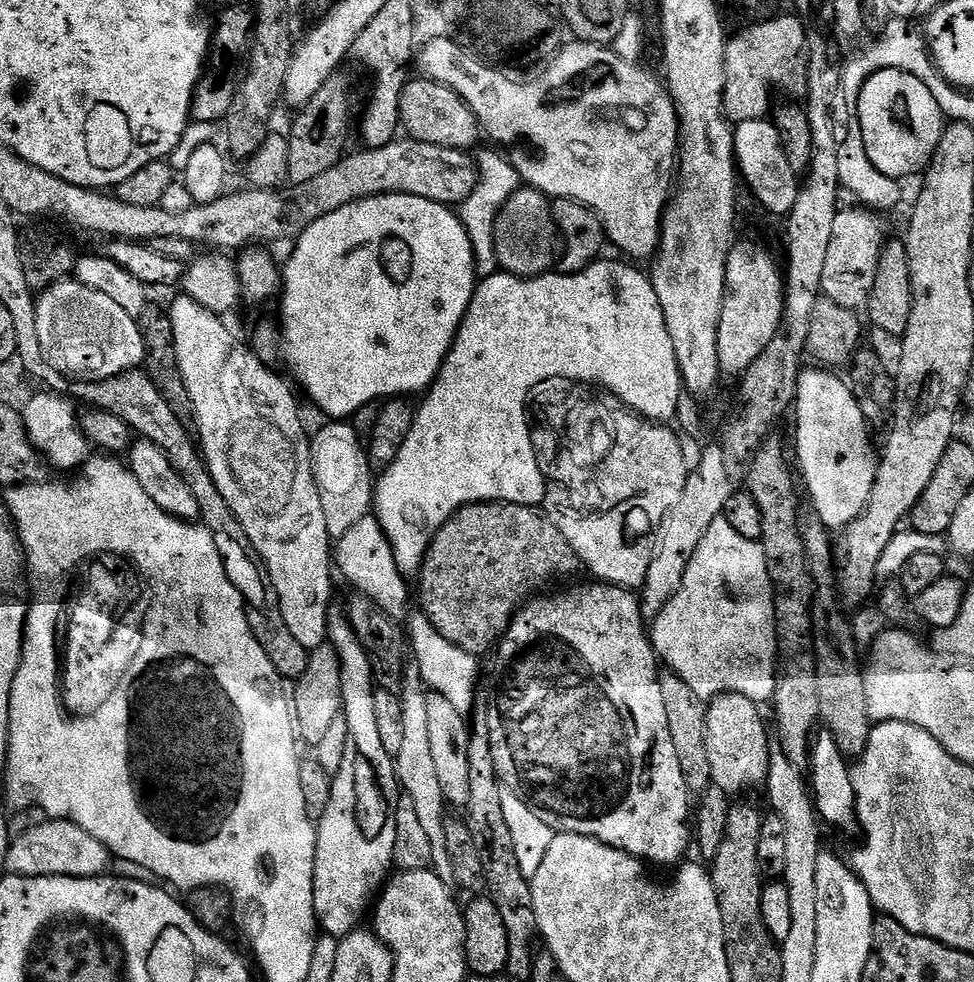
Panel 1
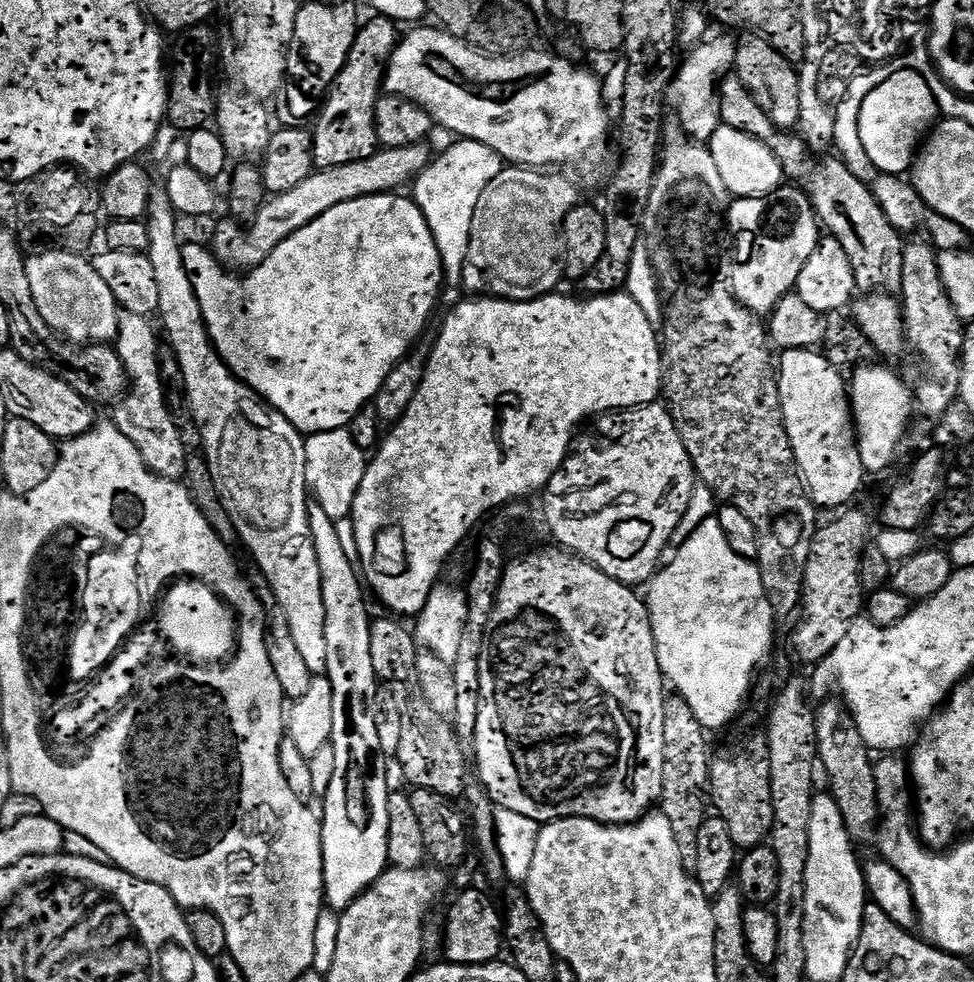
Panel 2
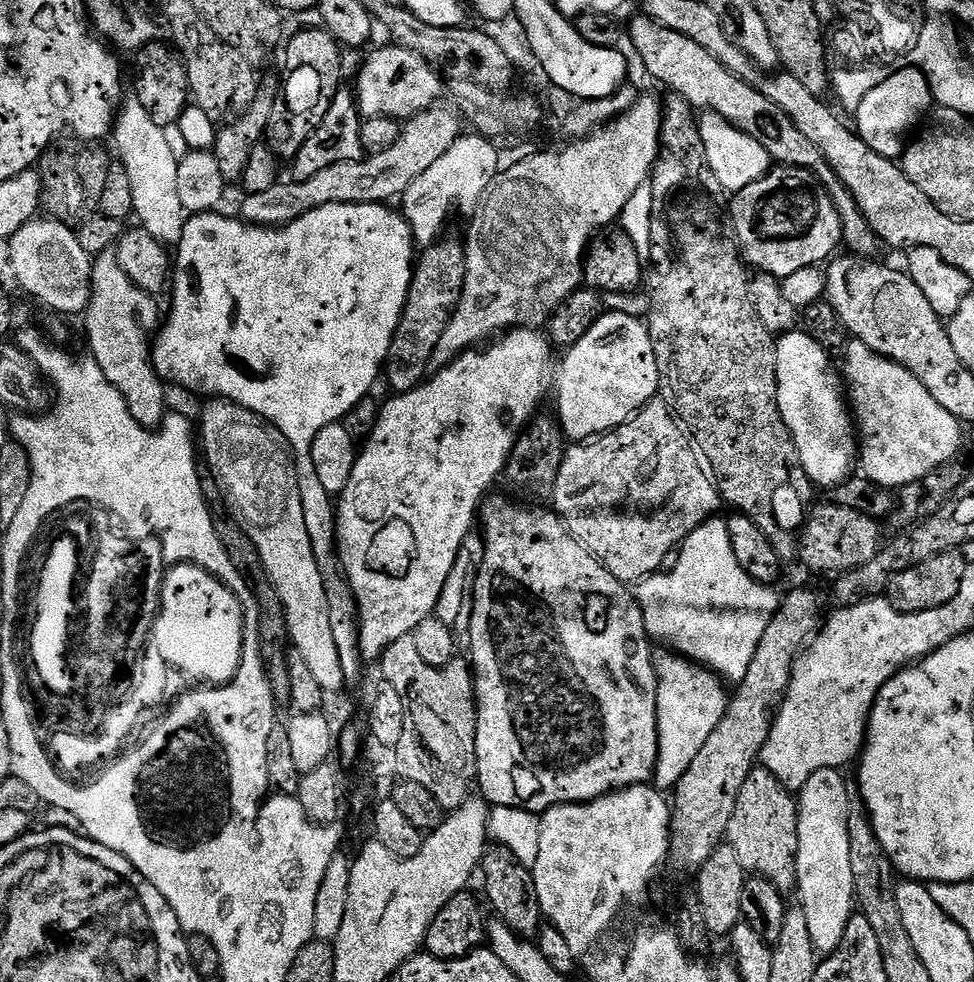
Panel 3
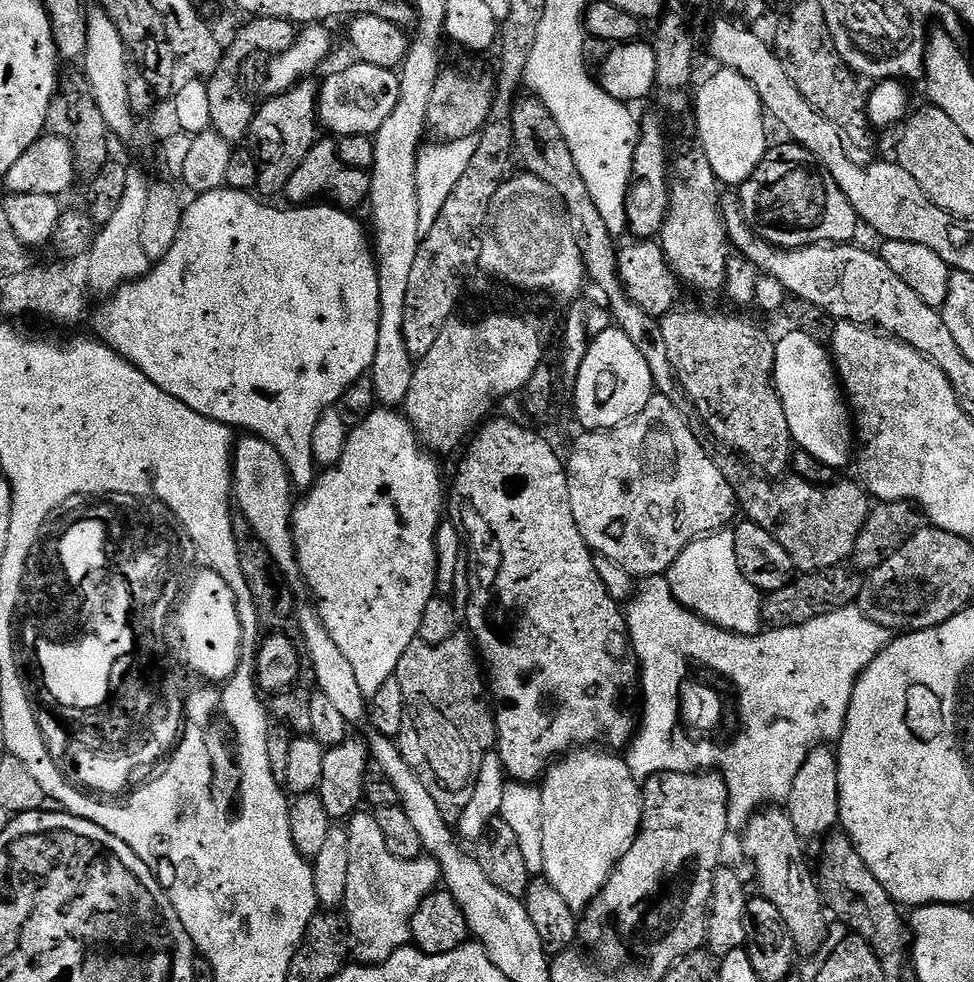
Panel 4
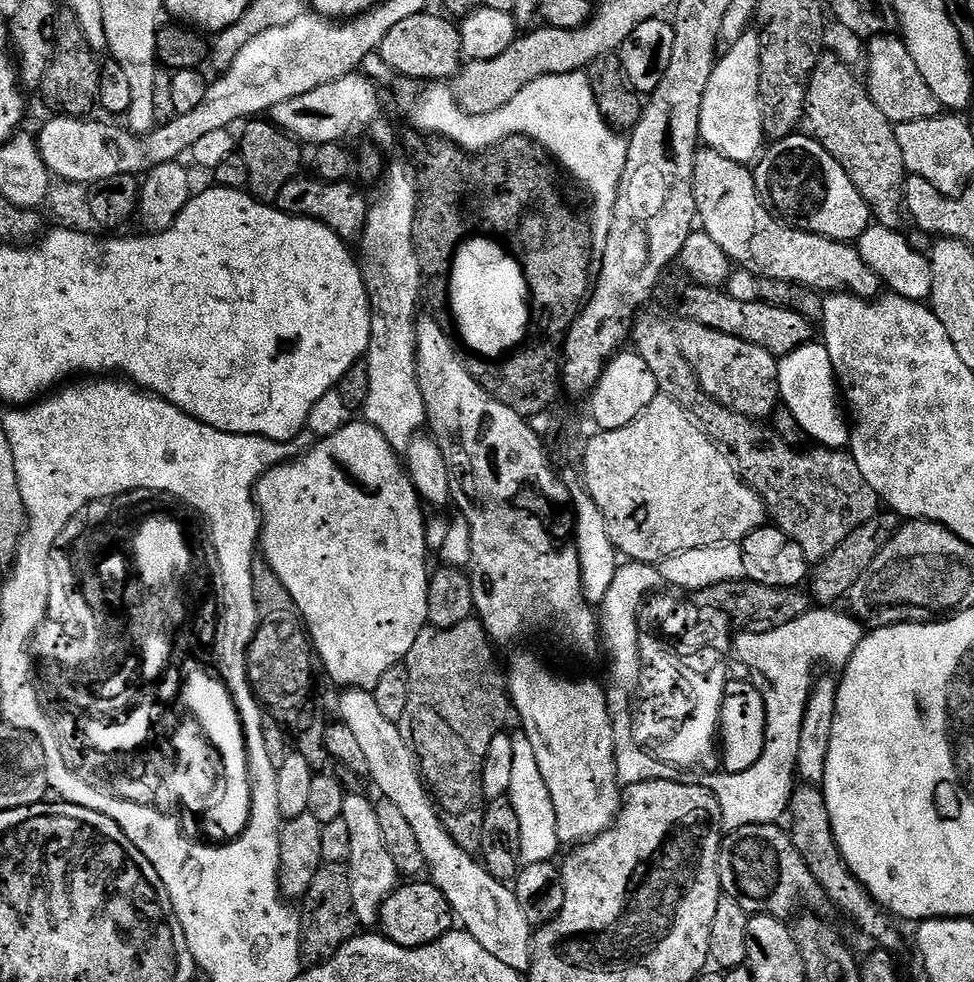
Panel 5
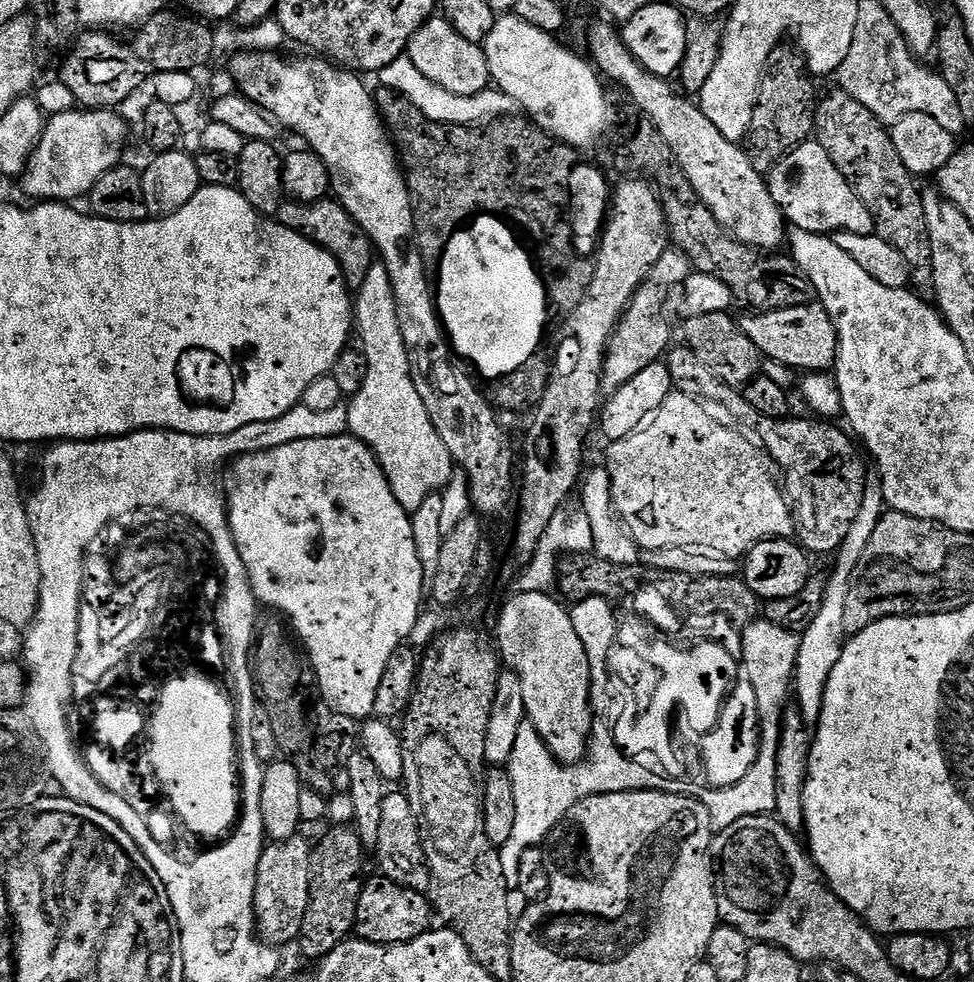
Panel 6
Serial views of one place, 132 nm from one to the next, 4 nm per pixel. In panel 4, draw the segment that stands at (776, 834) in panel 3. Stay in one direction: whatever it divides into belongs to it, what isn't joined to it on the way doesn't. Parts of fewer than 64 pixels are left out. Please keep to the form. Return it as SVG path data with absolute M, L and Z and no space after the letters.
M769 806L752 817L747 828L743 829L742 836L744 852L749 862L756 867L756 880L760 883L759 895L778 908L781 922L790 932L795 947L805 957L814 954L827 938L830 916L826 911L824 897L820 894L817 877L804 861L806 844L798 830L794 830L794 822L790 822L783 807Z

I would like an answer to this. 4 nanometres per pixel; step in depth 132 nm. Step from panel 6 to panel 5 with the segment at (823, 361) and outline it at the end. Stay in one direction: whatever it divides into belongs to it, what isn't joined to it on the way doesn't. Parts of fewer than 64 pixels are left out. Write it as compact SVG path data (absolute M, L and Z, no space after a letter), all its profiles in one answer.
M695 282L689 285L676 304L683 319L693 320L702 326L710 326L710 330L718 330L734 338L742 338L742 342L762 346L762 350L777 358L798 350L798 346L807 344L813 339L813 321L802 318L802 314L794 314L794 310L790 310L787 306L770 304L763 299L738 302L738 298L729 295L723 287Z

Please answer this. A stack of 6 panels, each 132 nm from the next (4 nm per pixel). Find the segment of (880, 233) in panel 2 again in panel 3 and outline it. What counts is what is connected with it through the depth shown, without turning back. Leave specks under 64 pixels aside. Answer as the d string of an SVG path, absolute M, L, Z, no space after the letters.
M637 14L629 24L626 24L626 36L636 47L636 52L640 55L640 60L644 63L644 68L656 80L661 80L666 87L675 95L680 96L686 102L690 102L693 109L716 112L726 122L730 122L742 134L750 134L762 150L766 150L769 161L785 168L804 168L807 172L812 172L820 179L820 184L830 194L834 202L834 210L838 210L838 218L842 222L843 247L853 257L872 258L878 249L878 241L870 222L862 214L858 202L846 190L846 186L834 174L834 170L826 162L822 150L810 142L810 138L802 135L802 130L786 118L786 110L774 106L766 94L762 94L752 84L747 84L742 78L735 76L710 50L702 50L698 42L690 42L686 34L678 34L658 22L654 22L649 16Z

